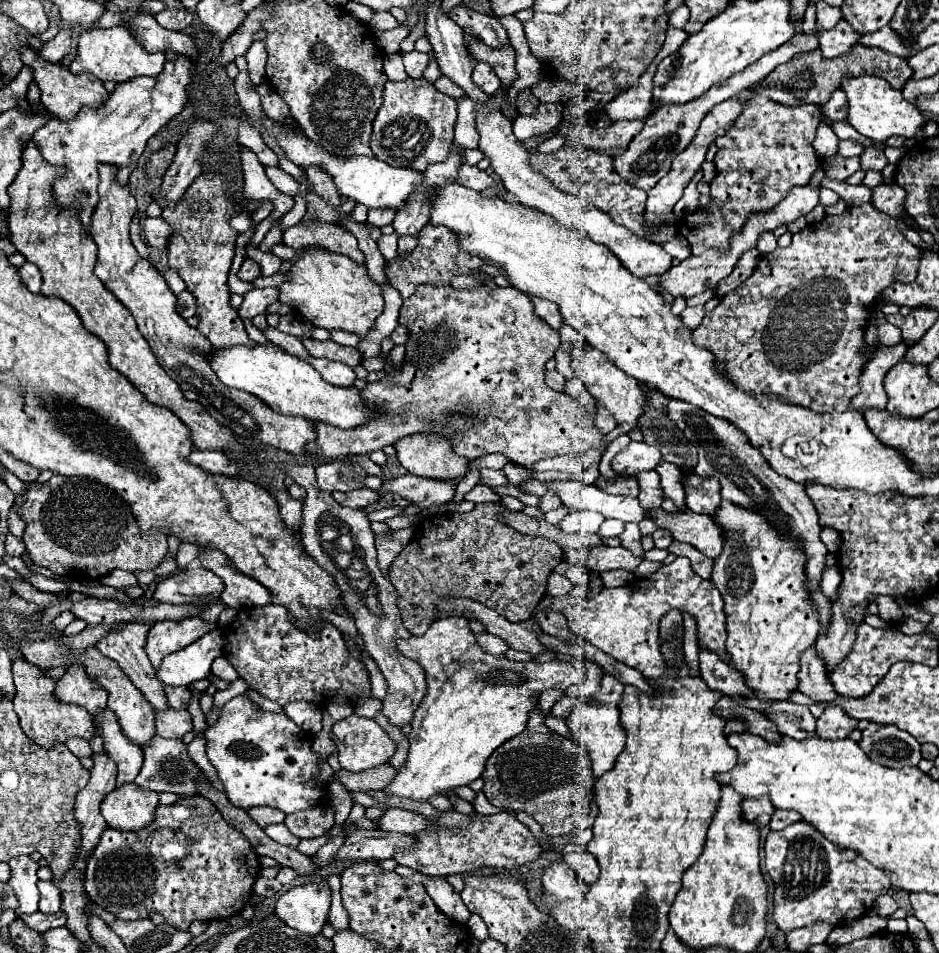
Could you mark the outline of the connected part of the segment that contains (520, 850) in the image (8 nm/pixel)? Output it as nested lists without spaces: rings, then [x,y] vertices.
[[[446,811],[438,819],[432,819],[440,831],[436,833],[420,833],[418,847],[410,851],[398,851],[394,859],[400,865],[412,867],[430,877],[448,877],[456,873],[476,871],[480,867],[494,869],[516,869],[524,863],[536,861],[540,857],[540,847],[526,825],[522,825],[512,813],[496,813],[496,815],[462,815],[456,811]]]

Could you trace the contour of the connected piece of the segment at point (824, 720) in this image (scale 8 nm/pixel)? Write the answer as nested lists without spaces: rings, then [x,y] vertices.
[[[826,707],[824,713],[818,717],[816,735],[830,741],[846,739],[856,727],[858,721],[854,717],[848,717],[840,707]]]

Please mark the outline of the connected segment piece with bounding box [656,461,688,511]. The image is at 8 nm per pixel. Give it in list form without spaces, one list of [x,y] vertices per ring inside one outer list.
[[[662,461],[662,463],[656,467],[656,471],[658,471],[660,479],[662,479],[664,495],[666,495],[668,499],[672,499],[674,505],[676,505],[680,511],[682,511],[682,509],[688,509],[688,505],[686,505],[686,493],[684,493],[682,483],[680,483],[682,471],[676,469],[674,465],[666,463],[666,461]]]

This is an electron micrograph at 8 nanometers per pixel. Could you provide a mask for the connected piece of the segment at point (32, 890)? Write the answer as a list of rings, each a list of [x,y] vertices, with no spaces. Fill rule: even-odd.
[[[20,855],[8,861],[8,865],[12,867],[12,877],[10,877],[10,885],[12,891],[16,893],[18,899],[18,909],[16,915],[24,917],[24,915],[32,915],[38,911],[38,899],[40,893],[36,889],[36,869],[40,867],[34,859],[30,859],[30,855]]]

